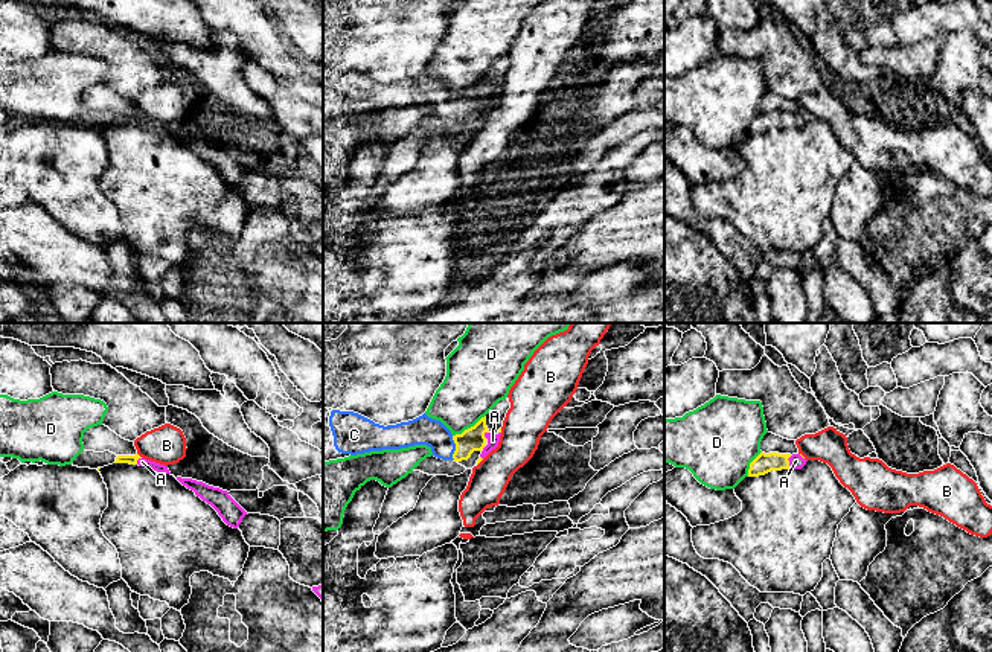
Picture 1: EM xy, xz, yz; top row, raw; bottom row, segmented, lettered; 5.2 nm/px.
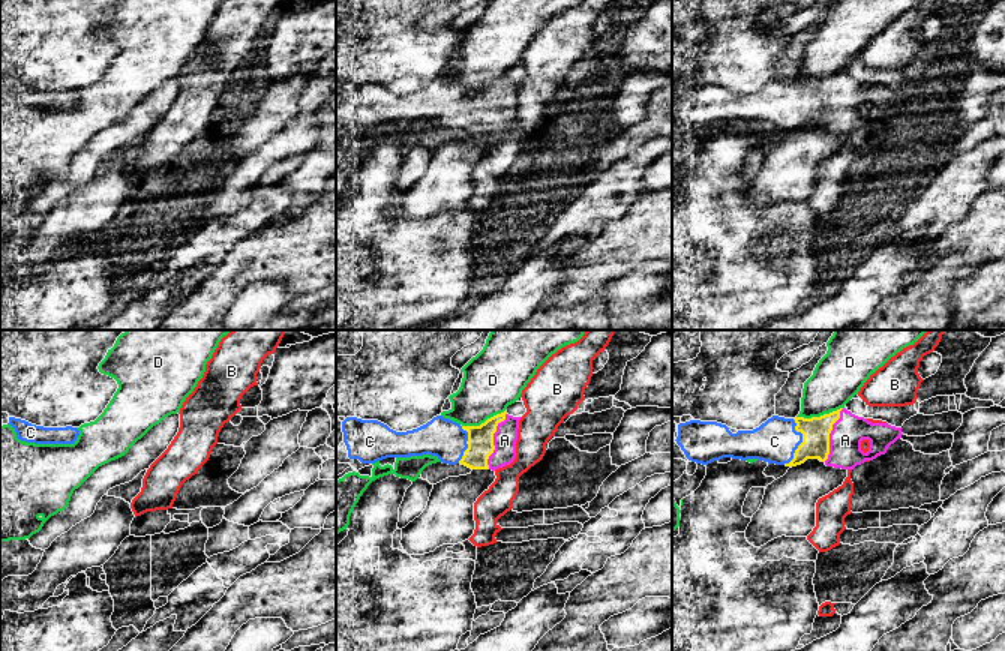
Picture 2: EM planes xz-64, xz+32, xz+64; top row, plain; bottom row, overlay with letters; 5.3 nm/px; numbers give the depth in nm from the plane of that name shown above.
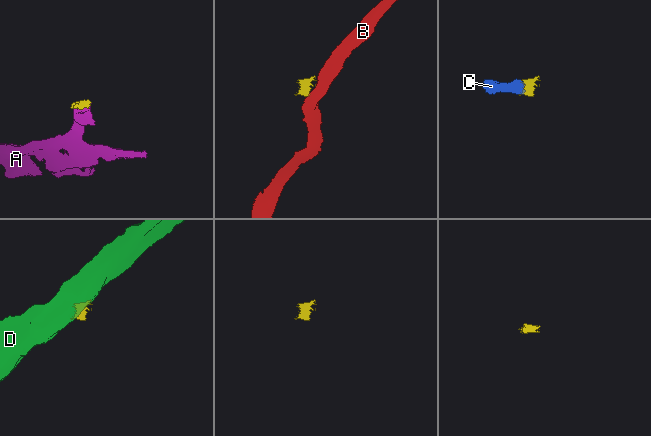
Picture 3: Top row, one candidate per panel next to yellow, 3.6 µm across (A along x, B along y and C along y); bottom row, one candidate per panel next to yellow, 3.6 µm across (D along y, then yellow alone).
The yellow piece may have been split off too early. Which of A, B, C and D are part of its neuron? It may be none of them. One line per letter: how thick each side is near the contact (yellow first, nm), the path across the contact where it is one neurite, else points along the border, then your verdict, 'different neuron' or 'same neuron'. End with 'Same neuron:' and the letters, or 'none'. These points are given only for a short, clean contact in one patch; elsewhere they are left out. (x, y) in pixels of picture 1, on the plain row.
A: 110/80 nm | across yz (764, 122), (788, 121), (796, 119) | same neuron
B: 50/200 nm | different neuron
C: 130/150 nm | across xz (473, 98), (456, 107), (422, 89) | same neuron
D: 130/320 nm | along xz (485, 73), (453, 95) | different neuron
Same neuron: A, C

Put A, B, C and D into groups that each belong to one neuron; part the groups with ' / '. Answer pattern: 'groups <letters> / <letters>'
groups A C / B / D

